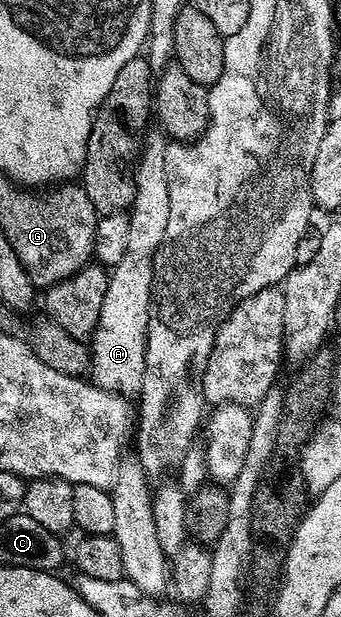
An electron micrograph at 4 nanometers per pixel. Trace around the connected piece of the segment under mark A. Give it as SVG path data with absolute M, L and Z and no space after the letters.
M147 131L136 167L132 172L134 201L128 209L128 242L124 258L109 269L108 290L100 306L100 318L89 341L89 379L98 388L134 398L141 393L144 382L144 354L150 317L150 290L154 281L154 259L164 229L168 227L168 178L164 170L167 137L161 131Z

